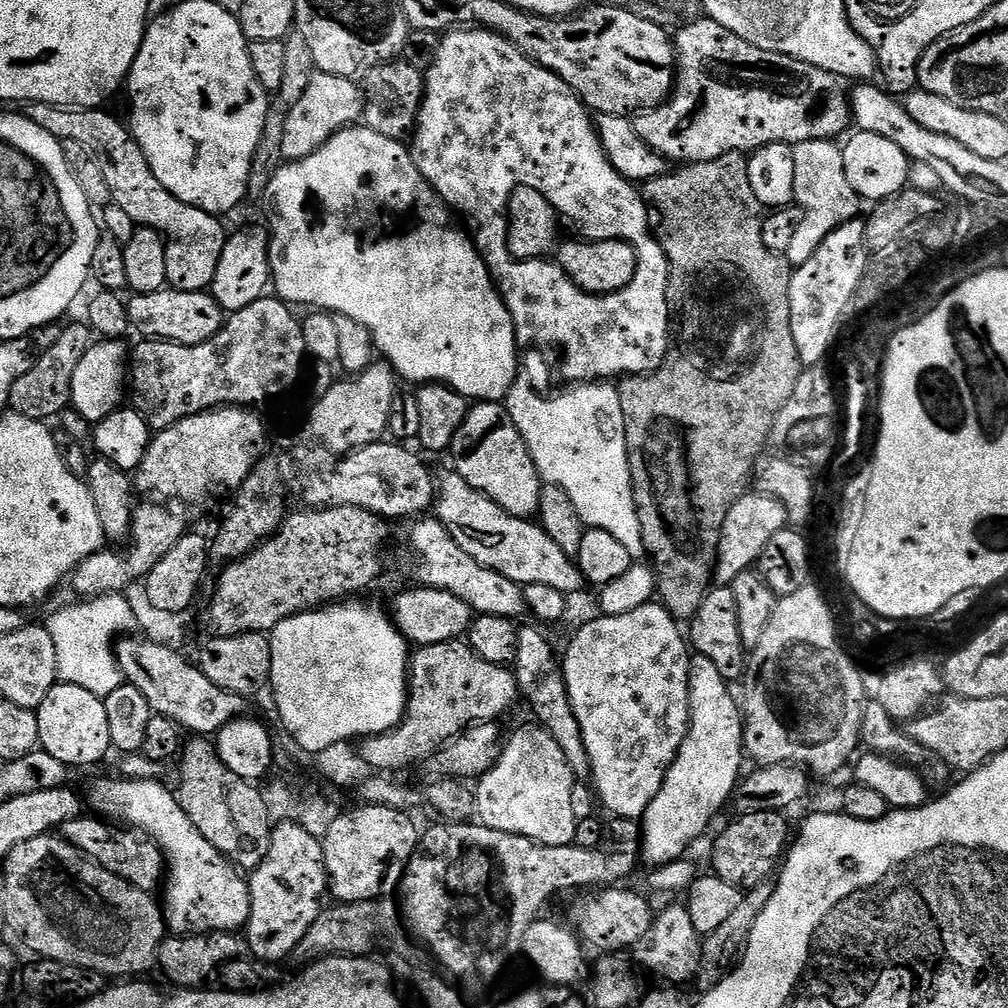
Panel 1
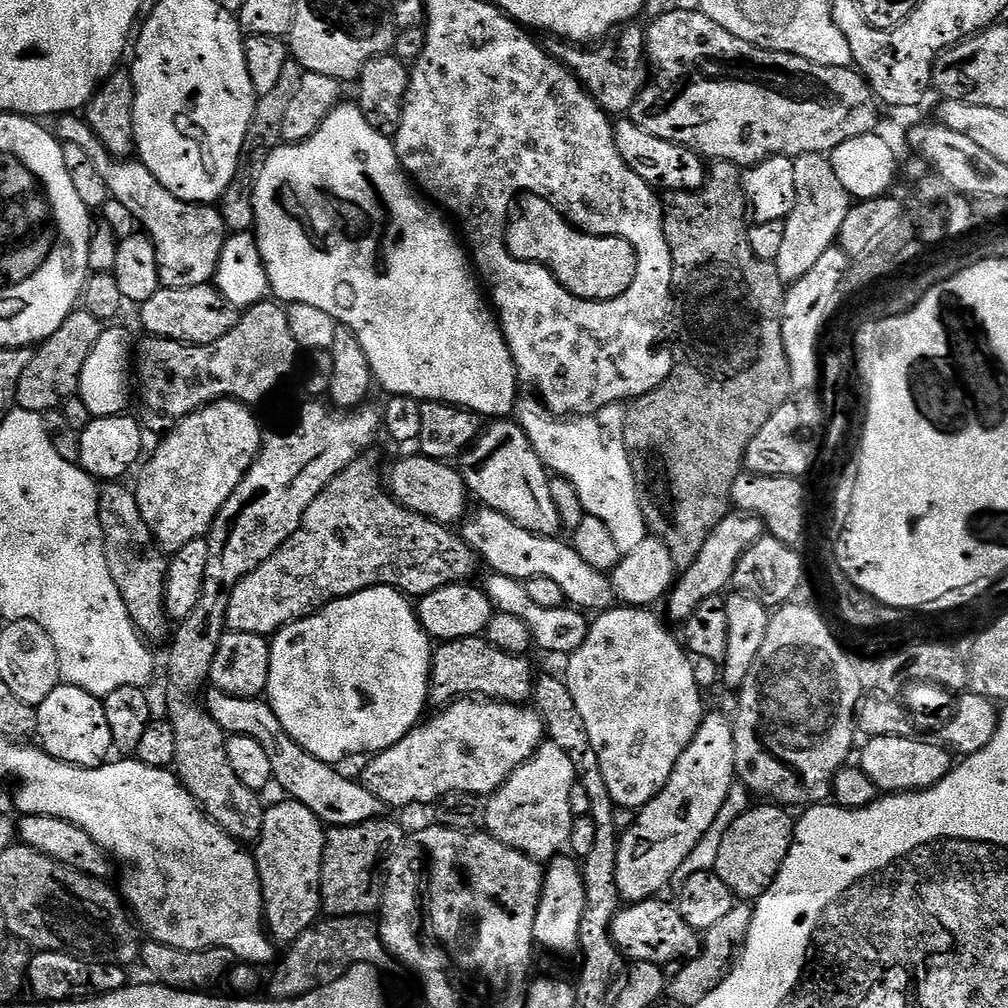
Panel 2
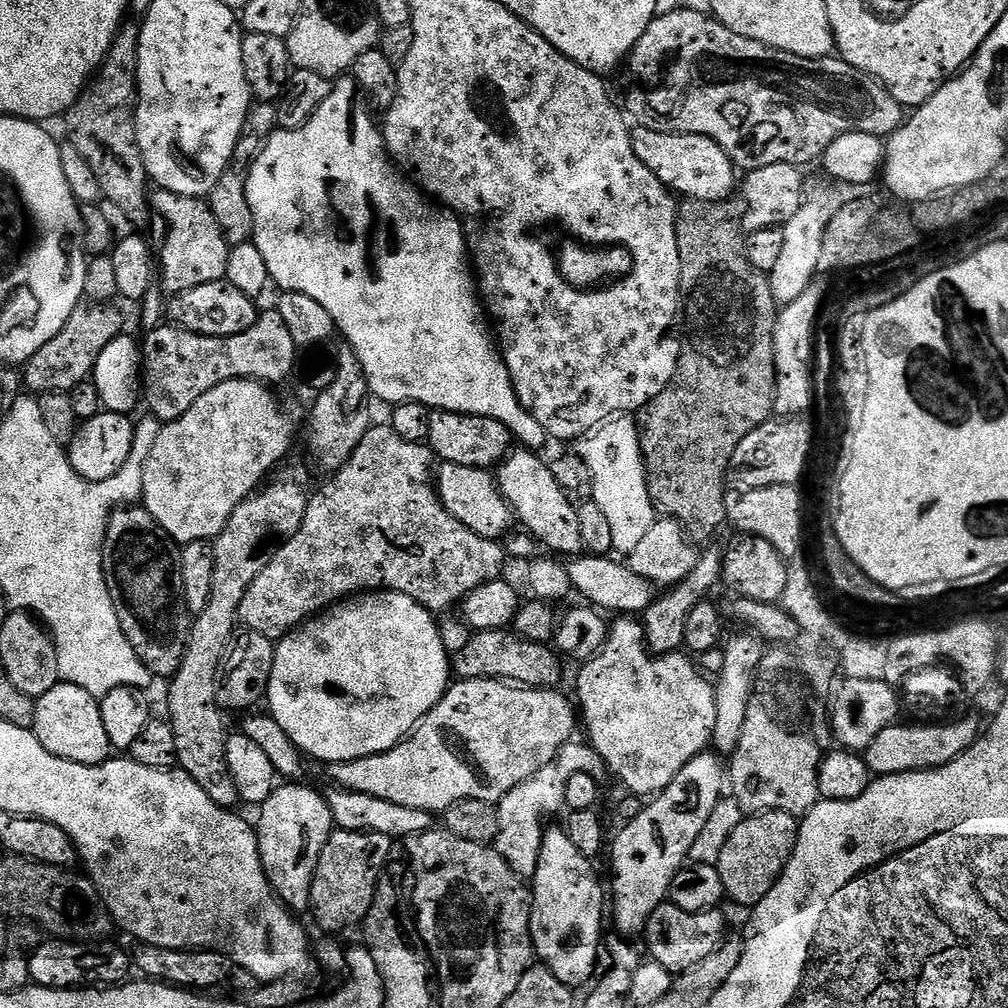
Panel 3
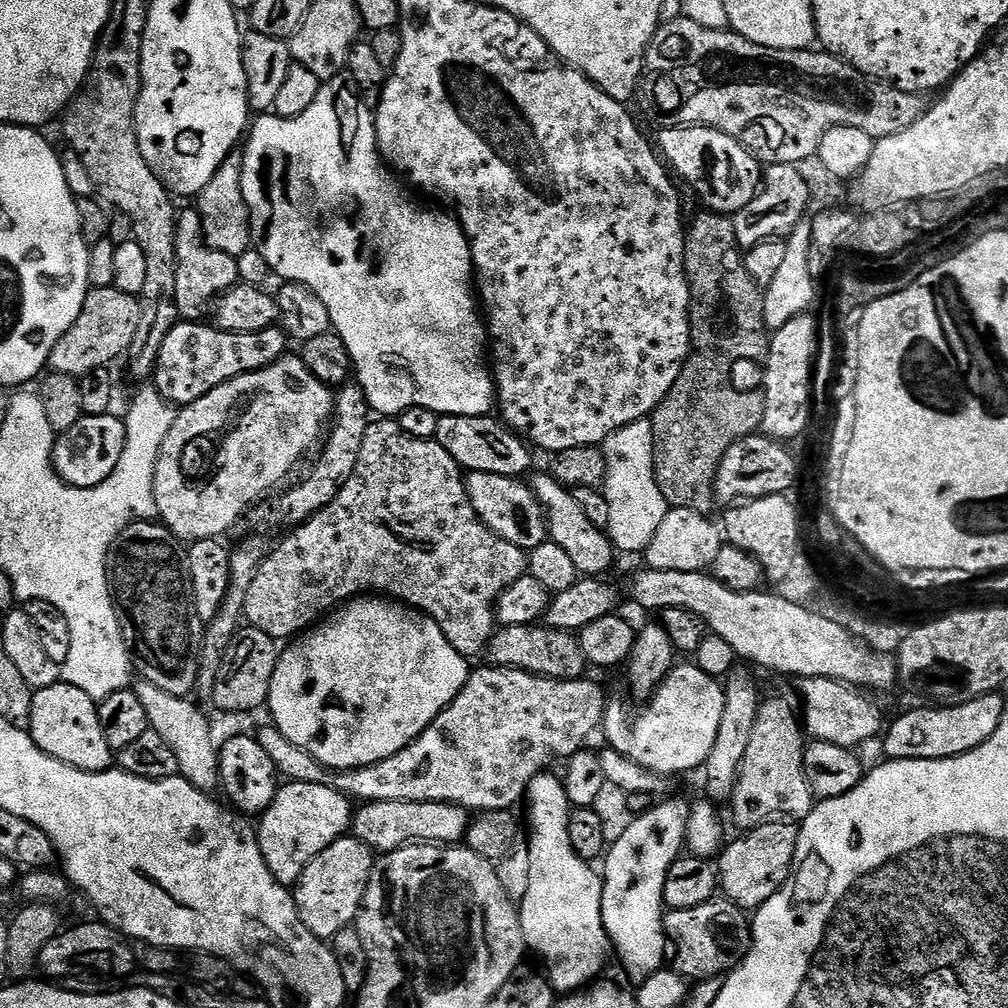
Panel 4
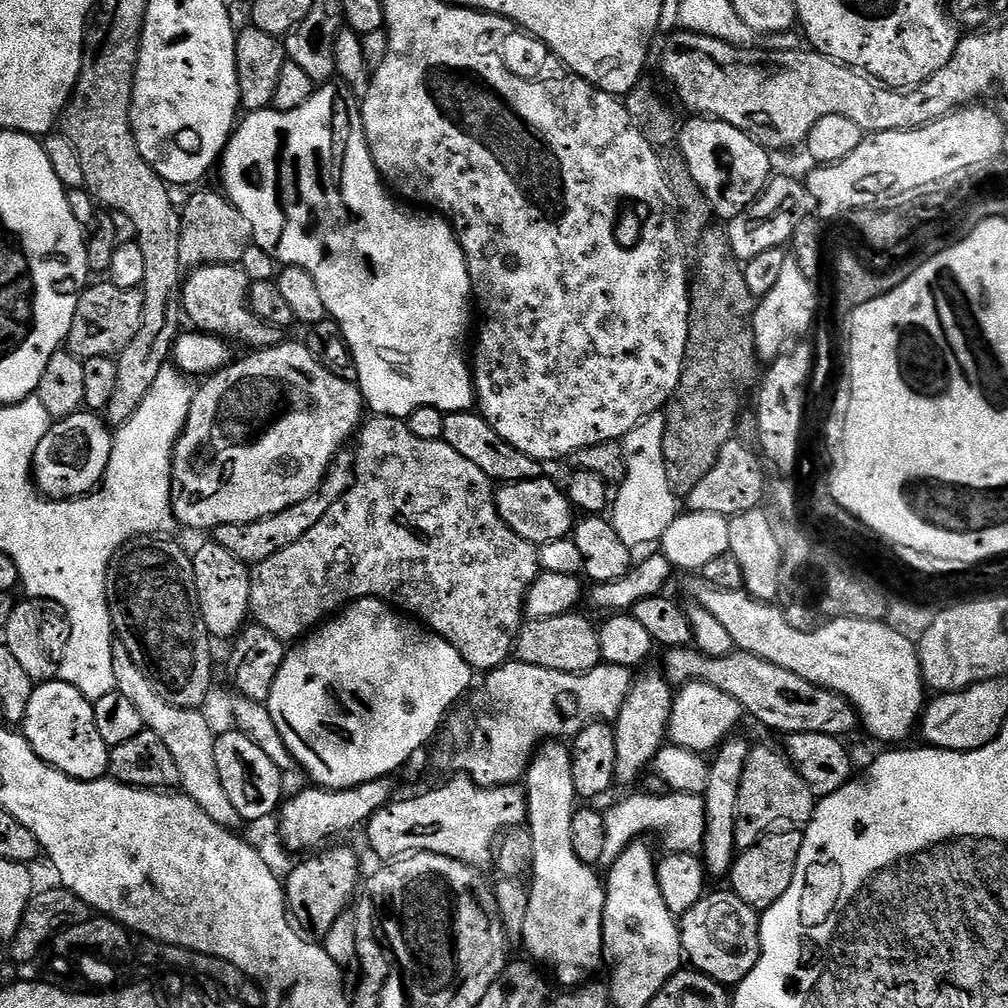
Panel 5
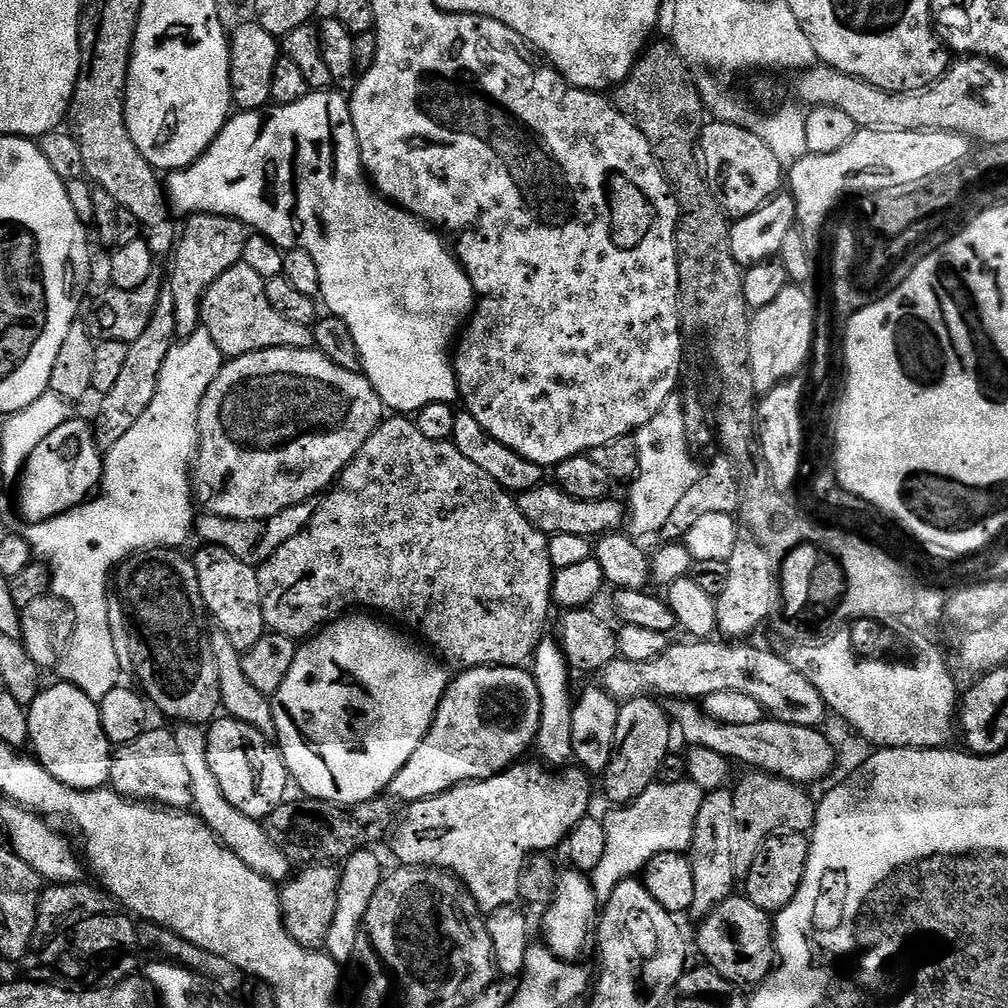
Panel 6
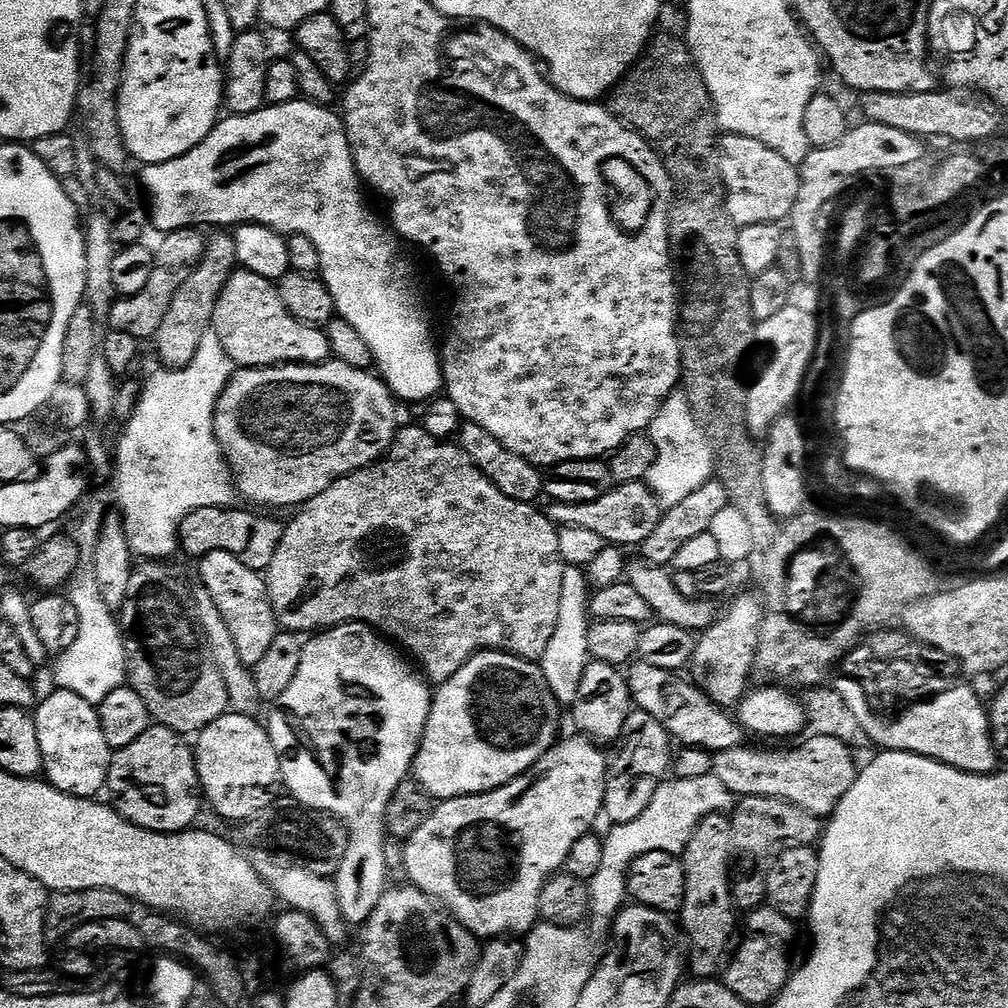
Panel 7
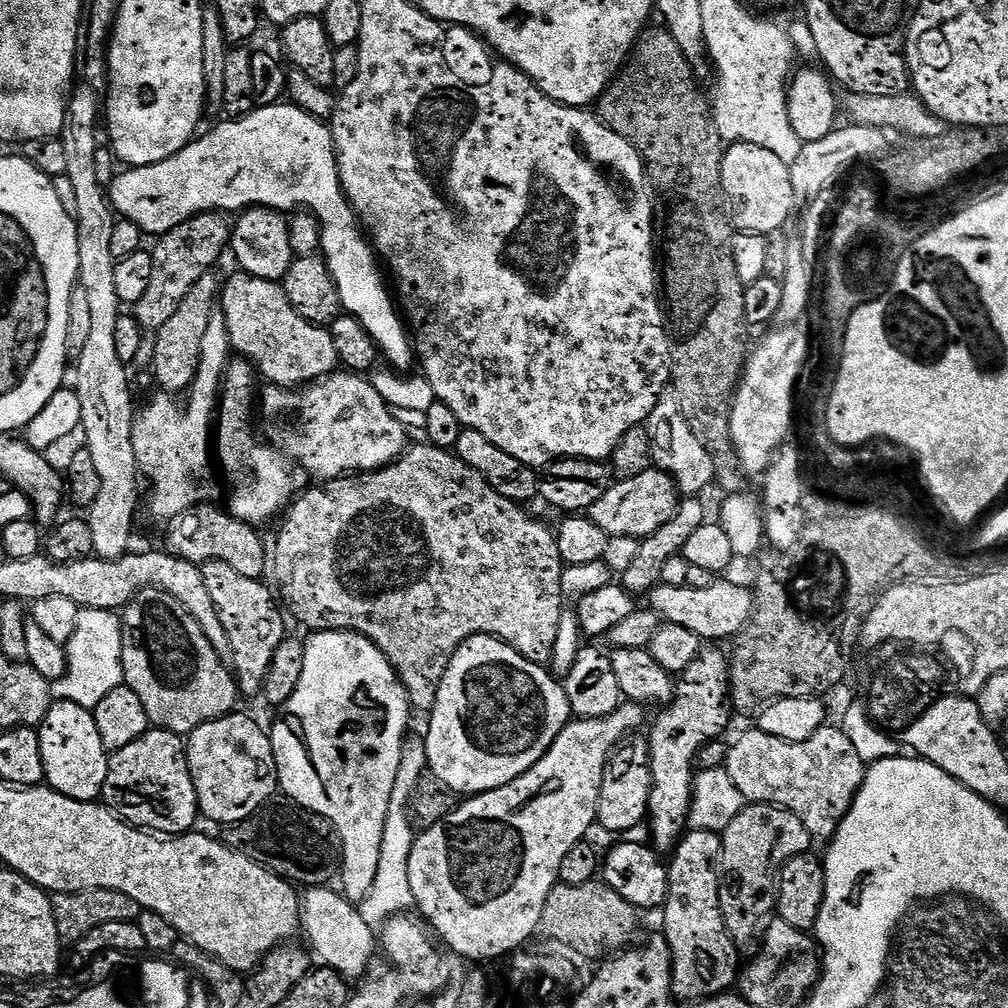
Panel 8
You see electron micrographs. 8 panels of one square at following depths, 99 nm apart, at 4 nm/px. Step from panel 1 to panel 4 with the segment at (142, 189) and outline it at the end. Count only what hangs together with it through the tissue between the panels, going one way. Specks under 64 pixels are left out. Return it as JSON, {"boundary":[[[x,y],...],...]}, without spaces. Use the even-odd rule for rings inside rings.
{"boundary":[[[189,210],[185,216],[179,217],[176,226],[176,273],[174,274],[174,302],[176,314],[181,321],[196,322],[205,315],[206,309],[238,282],[236,274],[236,257],[222,254],[209,248],[207,244],[198,242],[198,216]]]}

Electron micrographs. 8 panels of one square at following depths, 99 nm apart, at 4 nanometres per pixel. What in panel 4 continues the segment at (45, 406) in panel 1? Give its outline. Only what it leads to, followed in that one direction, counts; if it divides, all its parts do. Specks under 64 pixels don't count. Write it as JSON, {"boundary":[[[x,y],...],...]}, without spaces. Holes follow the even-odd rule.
{"boundary":[[[115,286],[111,288],[92,288],[88,293],[86,302],[82,306],[82,314],[74,318],[74,326],[54,342],[54,350],[50,350],[50,358],[47,367],[58,374],[67,376],[82,377],[90,374],[90,370],[108,368],[116,359],[127,353],[130,342],[134,342],[134,333],[138,330],[138,318],[140,317],[140,301],[130,294],[122,294]]]}

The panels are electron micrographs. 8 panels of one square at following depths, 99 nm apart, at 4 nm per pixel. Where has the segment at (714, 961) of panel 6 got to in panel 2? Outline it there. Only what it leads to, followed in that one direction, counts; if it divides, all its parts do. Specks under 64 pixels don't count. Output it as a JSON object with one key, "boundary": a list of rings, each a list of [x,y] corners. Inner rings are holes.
{"boundary":[[[664,898],[638,900],[621,907],[620,913],[612,923],[612,941],[628,962],[650,962],[668,966],[671,960],[683,961],[691,957],[698,948],[698,932],[682,918],[675,903],[668,904]]]}

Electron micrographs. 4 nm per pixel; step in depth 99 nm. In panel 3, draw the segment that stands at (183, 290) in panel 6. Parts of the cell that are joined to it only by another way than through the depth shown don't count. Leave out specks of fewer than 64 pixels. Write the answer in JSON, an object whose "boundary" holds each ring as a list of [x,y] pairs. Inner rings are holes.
{"boundary":[[[256,102],[248,109],[248,117],[242,126],[240,141],[236,144],[236,149],[232,155],[232,161],[228,163],[228,168],[218,178],[214,190],[207,197],[206,203],[212,210],[221,231],[227,238],[229,245],[247,244],[252,240],[252,211],[246,198],[246,182],[248,181],[248,169],[256,155],[259,154],[262,142],[272,137],[277,131],[276,105],[272,102]]]}

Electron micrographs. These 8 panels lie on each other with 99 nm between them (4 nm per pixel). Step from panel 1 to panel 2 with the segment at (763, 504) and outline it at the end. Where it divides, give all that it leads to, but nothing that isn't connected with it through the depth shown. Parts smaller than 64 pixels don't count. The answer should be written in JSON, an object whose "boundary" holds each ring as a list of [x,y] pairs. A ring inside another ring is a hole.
{"boundary":[[[747,514],[724,516],[722,522],[718,522],[718,526],[714,526],[710,538],[706,538],[706,546],[702,546],[702,550],[698,550],[698,558],[694,558],[691,566],[679,573],[676,583],[672,585],[672,590],[666,597],[669,616],[667,619],[673,625],[683,625],[705,598],[721,595],[725,591],[723,588],[731,585],[735,567],[738,566],[744,551],[752,546],[760,536],[765,535],[765,532],[764,521],[757,516]]]}

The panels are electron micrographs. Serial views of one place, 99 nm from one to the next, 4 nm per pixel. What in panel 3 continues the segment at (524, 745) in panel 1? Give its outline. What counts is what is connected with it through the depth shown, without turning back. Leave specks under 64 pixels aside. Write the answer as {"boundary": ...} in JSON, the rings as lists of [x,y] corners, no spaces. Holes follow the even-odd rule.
{"boundary":[[[570,742],[562,746],[560,753],[553,758],[538,774],[534,774],[526,782],[514,786],[506,798],[502,798],[497,807],[498,834],[494,841],[494,847],[502,858],[514,870],[514,874],[525,878],[532,878],[535,870],[538,869],[539,850],[542,849],[543,836],[546,831],[544,816],[552,816],[556,811],[564,808],[566,798],[566,782],[574,778],[574,774],[590,774],[598,782],[609,779],[608,768],[602,762],[602,758],[592,748],[591,743],[576,744]]]}

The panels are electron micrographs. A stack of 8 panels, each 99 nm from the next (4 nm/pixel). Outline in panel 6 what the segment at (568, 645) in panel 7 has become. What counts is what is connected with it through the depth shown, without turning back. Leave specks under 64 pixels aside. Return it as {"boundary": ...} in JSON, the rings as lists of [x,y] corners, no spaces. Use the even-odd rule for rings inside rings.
{"boundary":[[[546,636],[536,647],[532,659],[532,673],[535,685],[538,686],[542,714],[540,715],[539,732],[534,745],[535,752],[547,767],[562,768],[569,765],[573,754],[573,697],[570,698],[570,675],[572,670],[568,666],[563,649],[559,641]]]}

